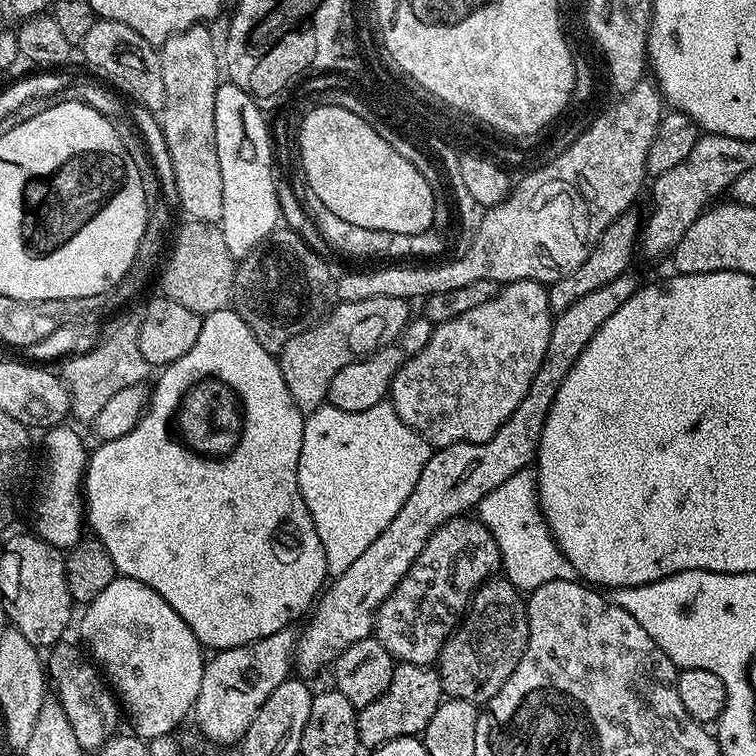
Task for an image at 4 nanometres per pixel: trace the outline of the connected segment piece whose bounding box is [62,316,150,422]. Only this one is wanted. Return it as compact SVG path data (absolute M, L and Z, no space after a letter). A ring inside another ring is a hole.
M120 316L109 328L107 326L91 350L63 361L62 379L68 388L68 396L72 399L70 412L73 417L77 416L78 419L88 422L95 421L102 406L106 406L106 402L110 402L110 398L114 398L118 390L145 383L144 379L150 372L150 366L138 346L139 329L139 319L127 320L126 317Z

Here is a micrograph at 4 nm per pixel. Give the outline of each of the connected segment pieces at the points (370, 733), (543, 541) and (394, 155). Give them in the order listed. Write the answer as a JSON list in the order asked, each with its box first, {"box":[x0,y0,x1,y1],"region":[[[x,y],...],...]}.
[{"box":[356,663,444,750],"region":[[[397,663],[392,669],[390,686],[382,698],[374,698],[370,706],[356,713],[356,732],[361,745],[371,750],[403,736],[419,737],[426,730],[434,710],[444,696],[444,687],[440,685],[440,673],[435,667],[422,664]]]},{"box":[478,467,573,593],"region":[[[531,467],[518,470],[518,474],[506,478],[502,486],[482,497],[478,518],[488,527],[490,534],[494,534],[494,542],[498,542],[503,579],[519,588],[521,593],[530,593],[546,582],[573,579],[572,563],[556,545],[556,539],[540,513],[538,476]]]},{"box":[298,102,436,236],"region":[[[327,102],[305,113],[298,125],[298,164],[304,168],[307,191],[318,194],[322,206],[326,206],[330,214],[338,214],[338,218],[354,222],[354,226],[386,230],[393,236],[422,234],[433,227],[432,219],[436,216],[434,188],[363,115]]]}]

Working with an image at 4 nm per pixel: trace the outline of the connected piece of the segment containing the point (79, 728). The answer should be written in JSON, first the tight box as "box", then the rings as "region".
{"box":[46,642,122,750],"region":[[[61,642],[47,653],[46,676],[51,687],[52,684],[56,687],[55,699],[60,701],[62,710],[66,710],[66,718],[81,749],[95,750],[103,746],[111,736],[117,735],[119,728],[116,727],[120,720],[122,724],[122,708],[97,665],[83,651],[80,653],[74,645],[68,643]]]}

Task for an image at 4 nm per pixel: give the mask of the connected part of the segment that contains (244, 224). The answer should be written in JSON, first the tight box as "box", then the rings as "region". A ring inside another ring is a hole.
{"box":[214,82,281,258],"region":[[[231,82],[221,83],[220,87],[216,90],[216,97],[214,98],[214,126],[217,130],[217,150],[218,150],[218,163],[221,166],[222,172],[222,216],[219,220],[218,227],[224,233],[226,238],[226,246],[230,250],[230,254],[234,258],[243,258],[248,255],[252,249],[257,248],[264,239],[275,232],[278,225],[281,223],[281,215],[279,208],[279,198],[276,193],[278,180],[272,177],[272,140],[268,137],[268,124],[264,121],[264,116],[260,113],[261,105],[257,103],[253,97],[249,96],[247,92],[242,91],[237,84]]]}

